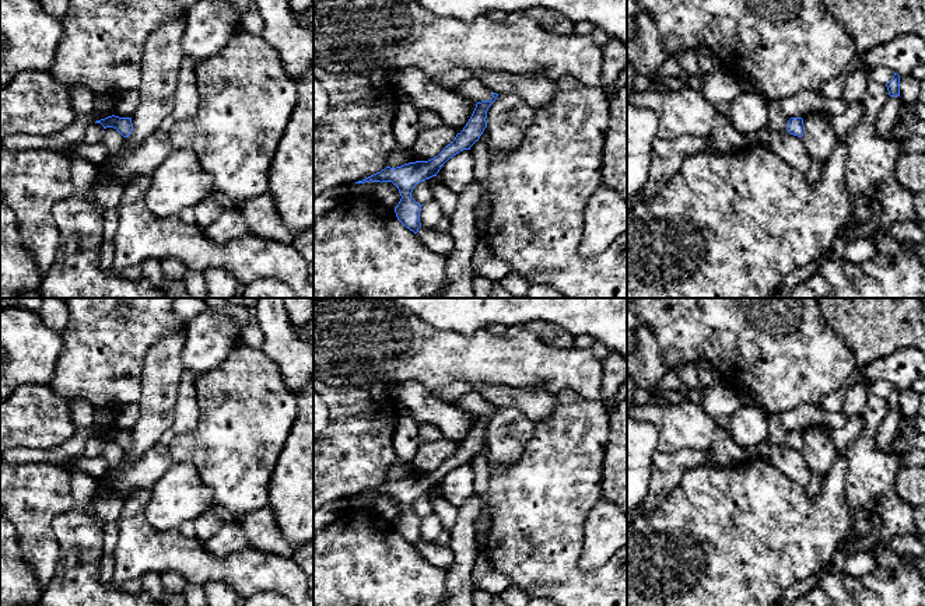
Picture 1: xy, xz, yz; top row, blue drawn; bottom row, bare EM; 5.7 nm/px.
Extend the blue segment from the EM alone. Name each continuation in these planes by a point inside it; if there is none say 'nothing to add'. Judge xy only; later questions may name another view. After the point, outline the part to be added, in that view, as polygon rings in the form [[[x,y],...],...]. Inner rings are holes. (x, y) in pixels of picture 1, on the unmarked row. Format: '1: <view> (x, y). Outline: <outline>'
nothing to add

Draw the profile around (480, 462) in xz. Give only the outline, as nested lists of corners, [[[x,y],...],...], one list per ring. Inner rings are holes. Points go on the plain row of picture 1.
[[[480,452],[470,460],[470,465],[474,472],[474,491],[487,508],[487,493],[490,484],[488,458],[484,452]]]

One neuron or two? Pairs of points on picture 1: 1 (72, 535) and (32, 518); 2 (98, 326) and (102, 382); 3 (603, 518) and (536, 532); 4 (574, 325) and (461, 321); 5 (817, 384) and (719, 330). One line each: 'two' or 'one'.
1: two
2: one
3: two
4: one
5: one

